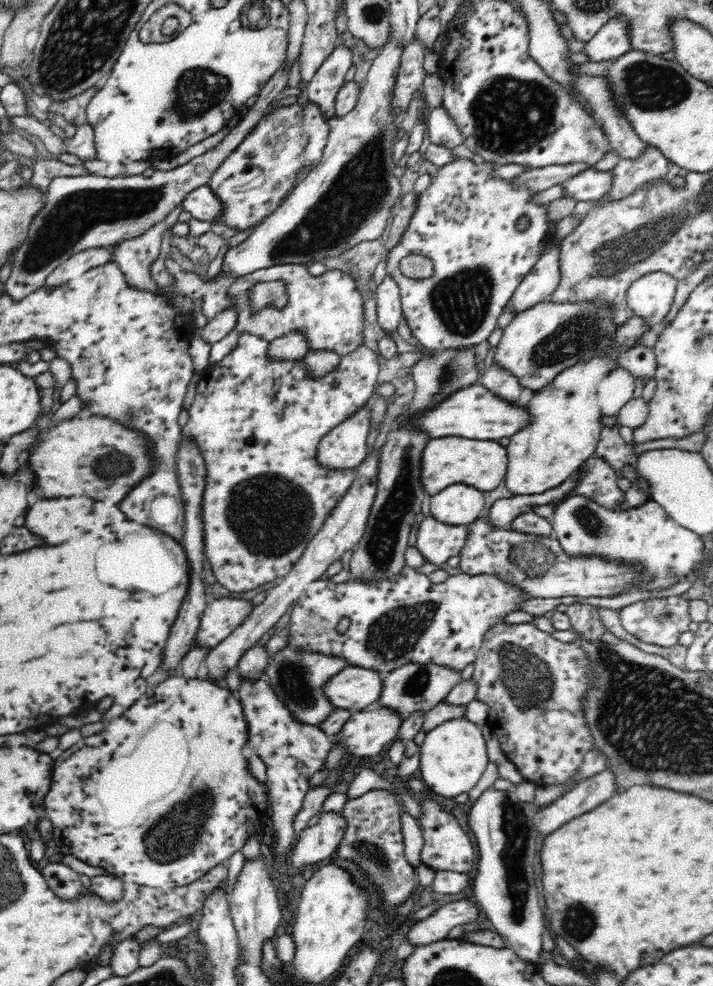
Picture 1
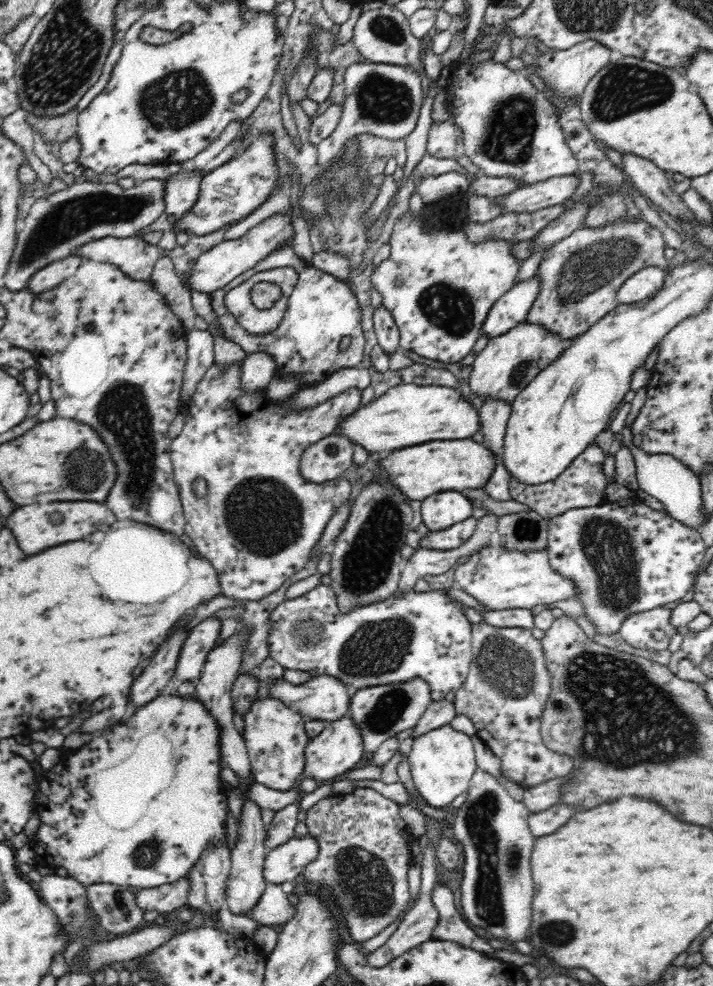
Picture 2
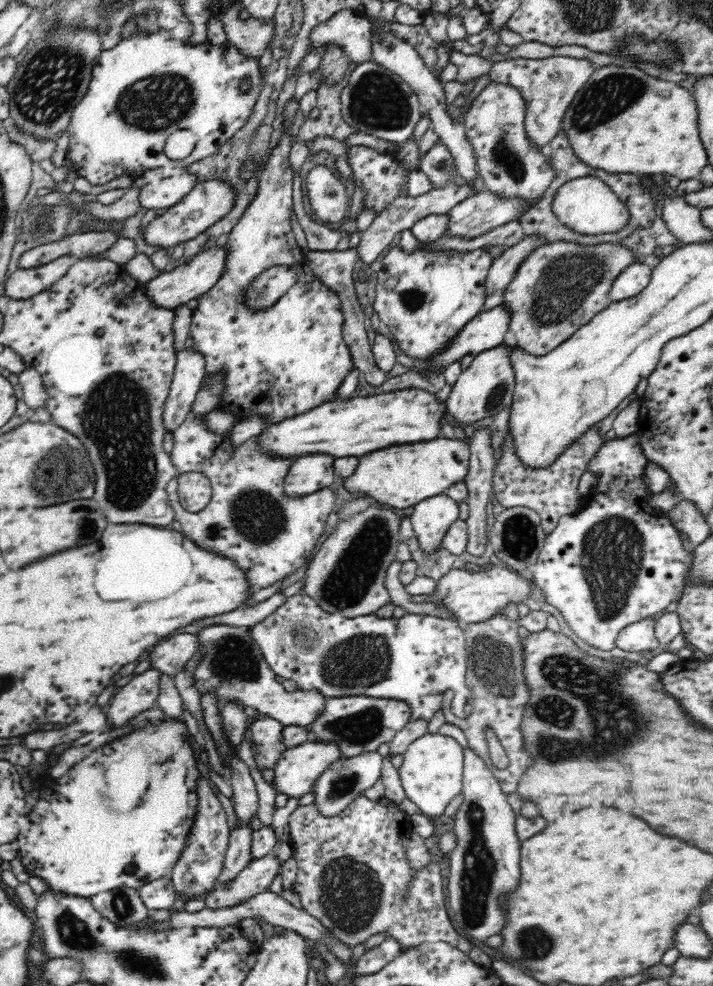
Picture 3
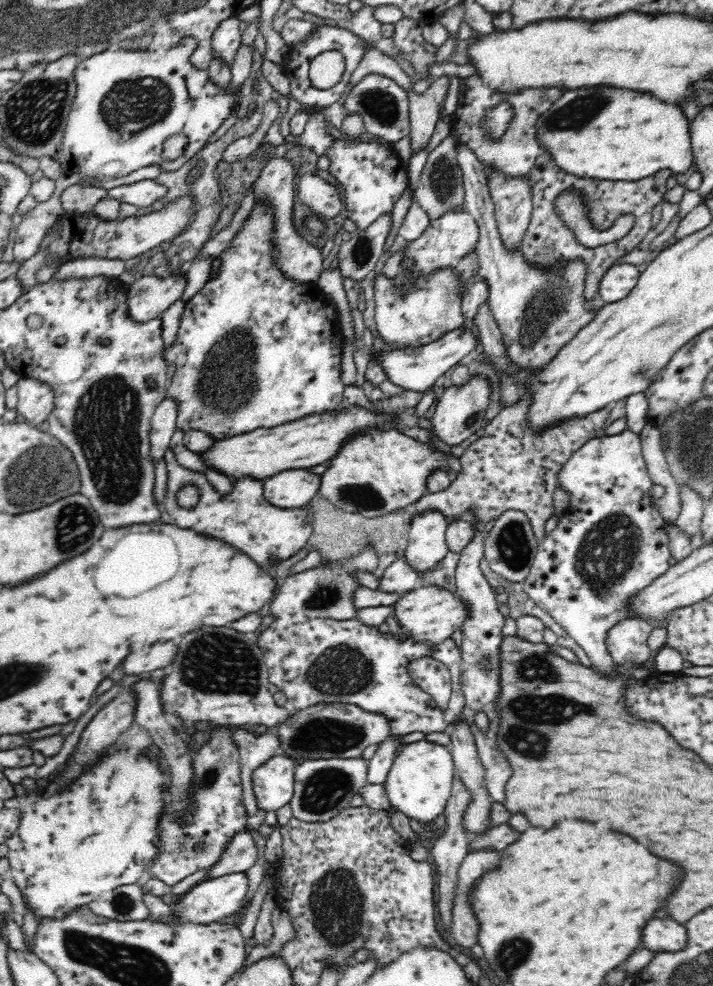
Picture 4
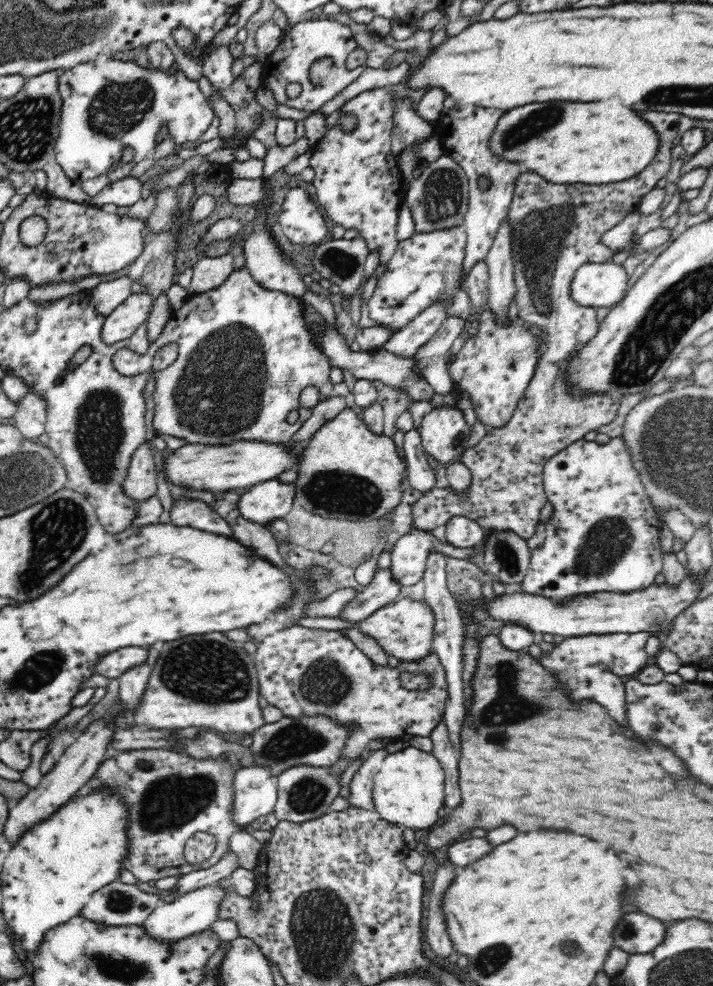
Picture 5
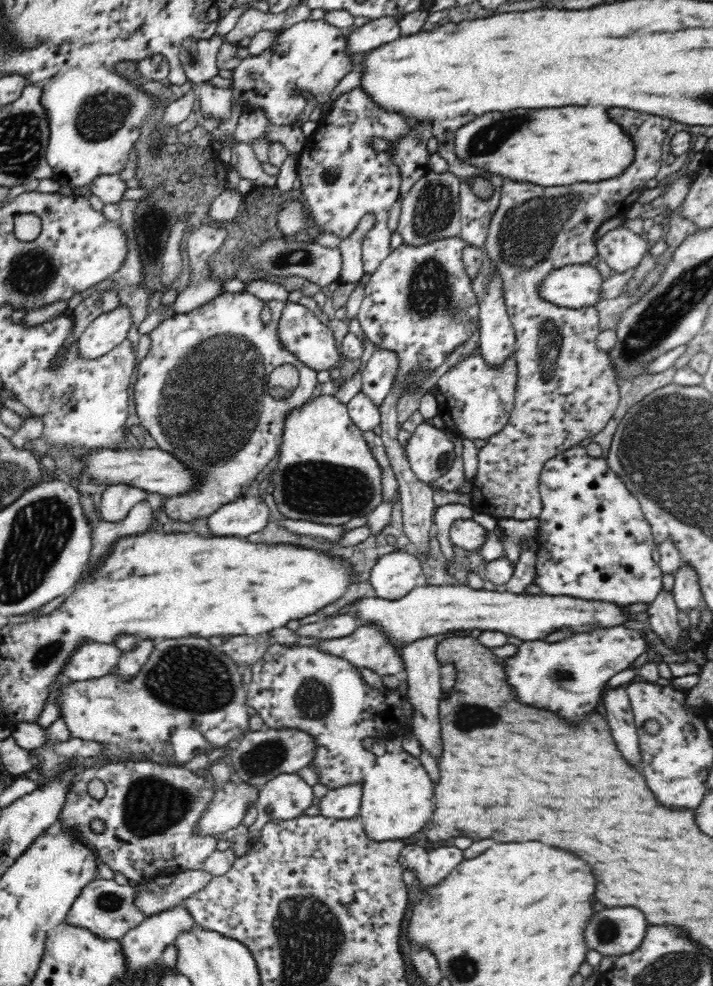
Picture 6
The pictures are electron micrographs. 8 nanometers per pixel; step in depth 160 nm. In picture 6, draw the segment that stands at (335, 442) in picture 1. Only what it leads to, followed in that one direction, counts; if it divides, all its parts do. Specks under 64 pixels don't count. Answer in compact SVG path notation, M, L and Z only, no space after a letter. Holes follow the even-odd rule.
M255 492L230 502L208 517L209 537L247 537L268 524L268 506Z

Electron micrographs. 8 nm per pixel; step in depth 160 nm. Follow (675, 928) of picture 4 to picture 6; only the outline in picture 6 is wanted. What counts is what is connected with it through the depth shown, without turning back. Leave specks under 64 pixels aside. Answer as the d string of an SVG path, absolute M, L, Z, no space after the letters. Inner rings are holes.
M632 906L606 908L586 924L584 942L589 950L616 958L636 951L647 927L644 914Z

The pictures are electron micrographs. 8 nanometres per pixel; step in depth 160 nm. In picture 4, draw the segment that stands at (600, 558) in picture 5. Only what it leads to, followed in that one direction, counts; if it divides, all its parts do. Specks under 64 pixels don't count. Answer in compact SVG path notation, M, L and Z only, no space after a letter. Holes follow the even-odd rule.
M622 430L620 434L612 436L606 436L601 434L599 438L592 438L583 446L576 450L570 456L570 459L561 467L558 474L559 488L562 489L570 497L570 505L567 507L566 512L560 516L558 524L556 524L553 531L547 534L541 542L539 542L534 560L532 560L530 566L530 573L527 579L522 583L524 590L524 597L529 597L546 613L553 616L562 625L566 632L583 648L584 652L590 659L590 667L596 671L602 677L610 677L616 674L616 664L612 661L608 649L606 649L606 634L608 630L615 624L618 624L621 620L626 619L626 600L632 598L634 594L638 594L640 590L652 585L652 582L665 574L672 562L670 557L670 549L668 548L668 533L666 533L667 526L669 525L664 518L658 513L658 510L653 506L654 500L650 497L650 489L653 486L651 481L650 469L645 464L643 453L641 450L641 441L639 435L631 430Z

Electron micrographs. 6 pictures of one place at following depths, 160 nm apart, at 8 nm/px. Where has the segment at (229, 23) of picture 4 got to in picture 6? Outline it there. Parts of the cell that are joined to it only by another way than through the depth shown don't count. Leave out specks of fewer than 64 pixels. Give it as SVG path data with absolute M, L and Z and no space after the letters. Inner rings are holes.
M305 20L280 32L272 46L259 55L248 55L241 59L232 70L228 87L222 89L205 82L199 84L195 106L202 117L218 122L229 120L234 108L239 106L243 107L243 111L264 113L264 117L274 126L288 126L296 124L304 110L306 98L302 93L311 92L317 103L327 103L334 86L352 70L354 64L352 59L346 57L346 40L342 29L324 20Z

